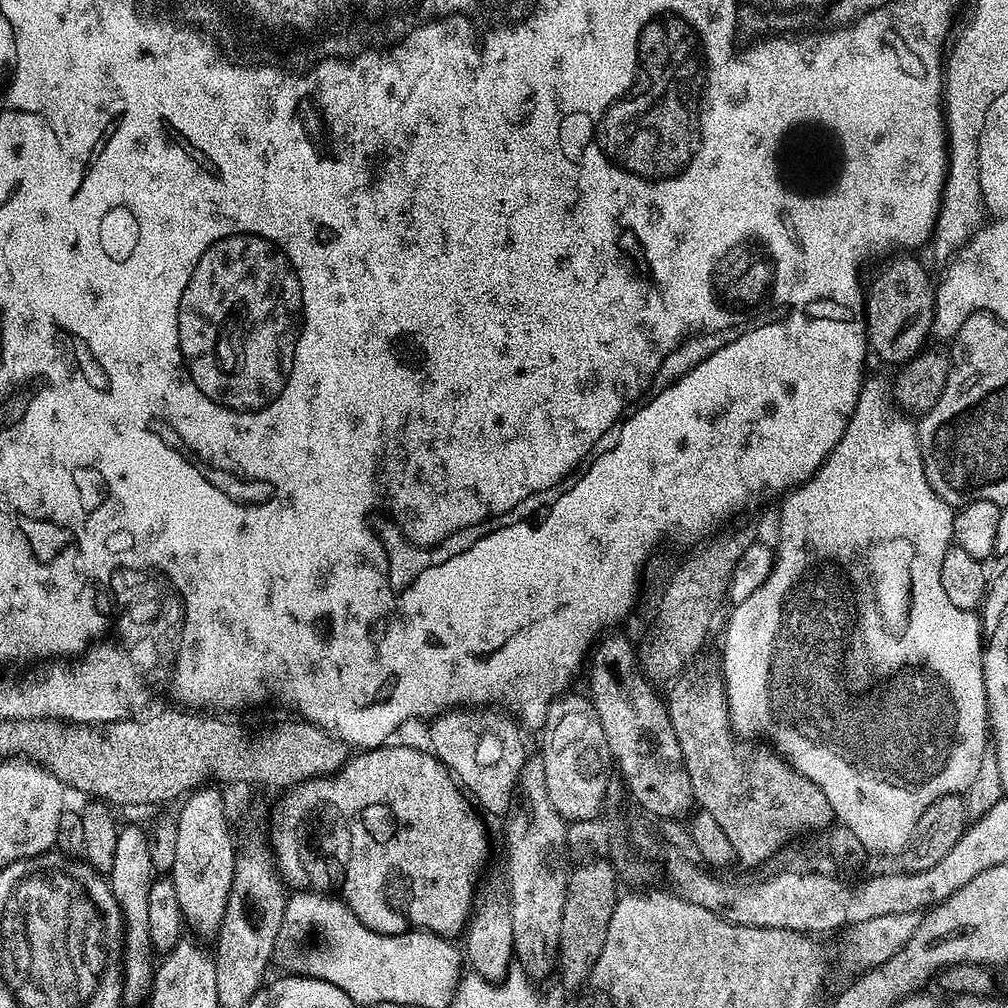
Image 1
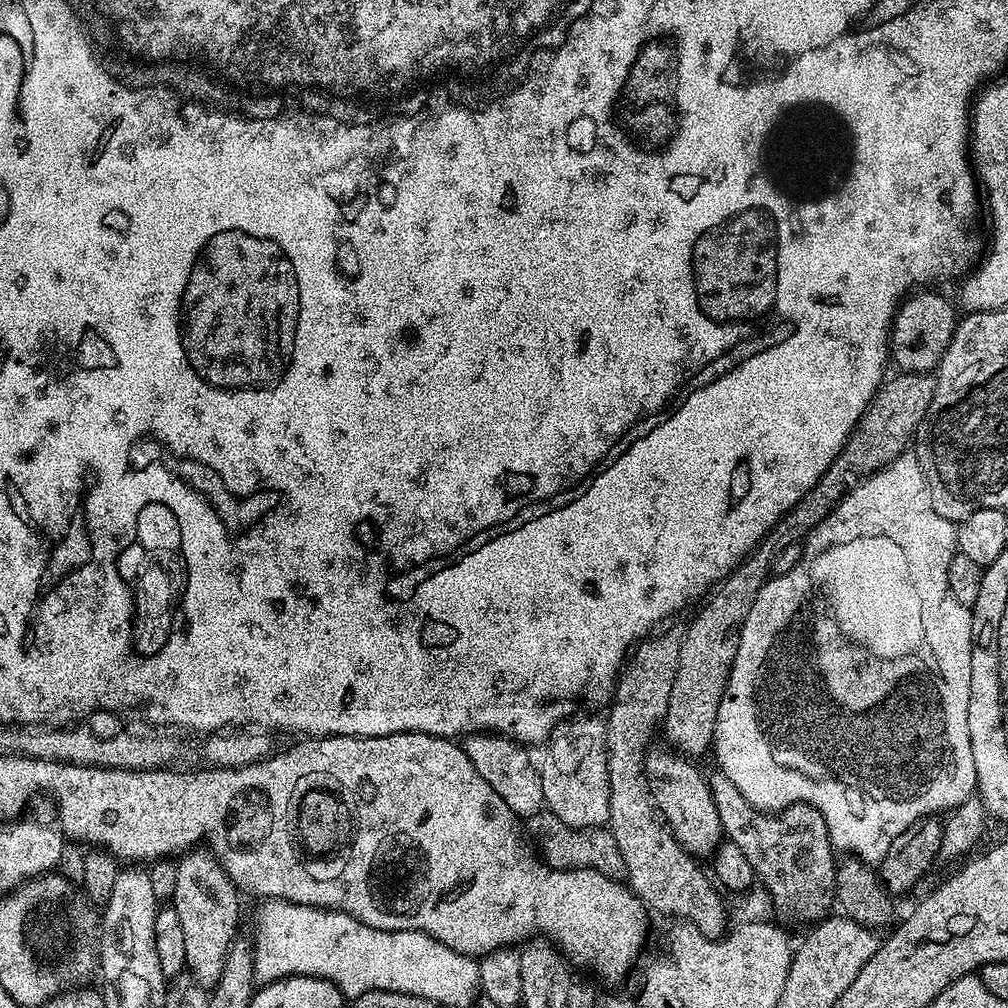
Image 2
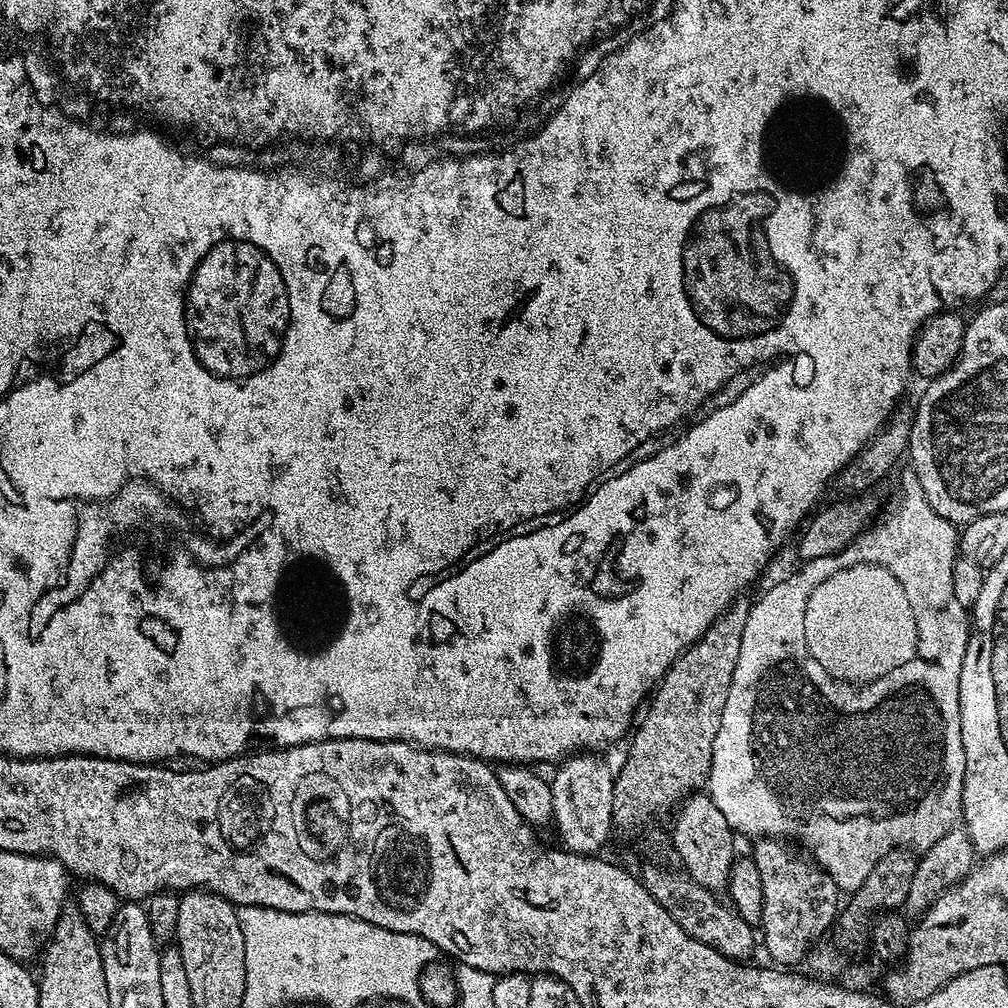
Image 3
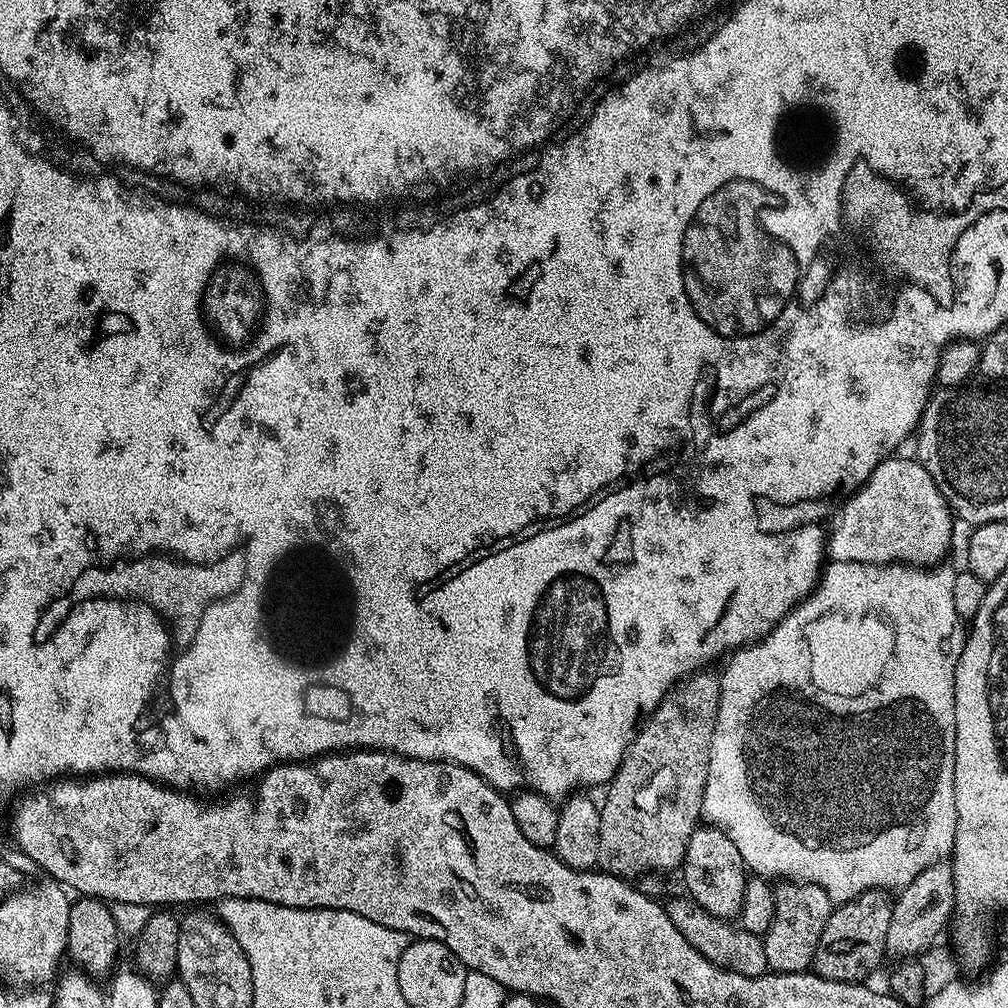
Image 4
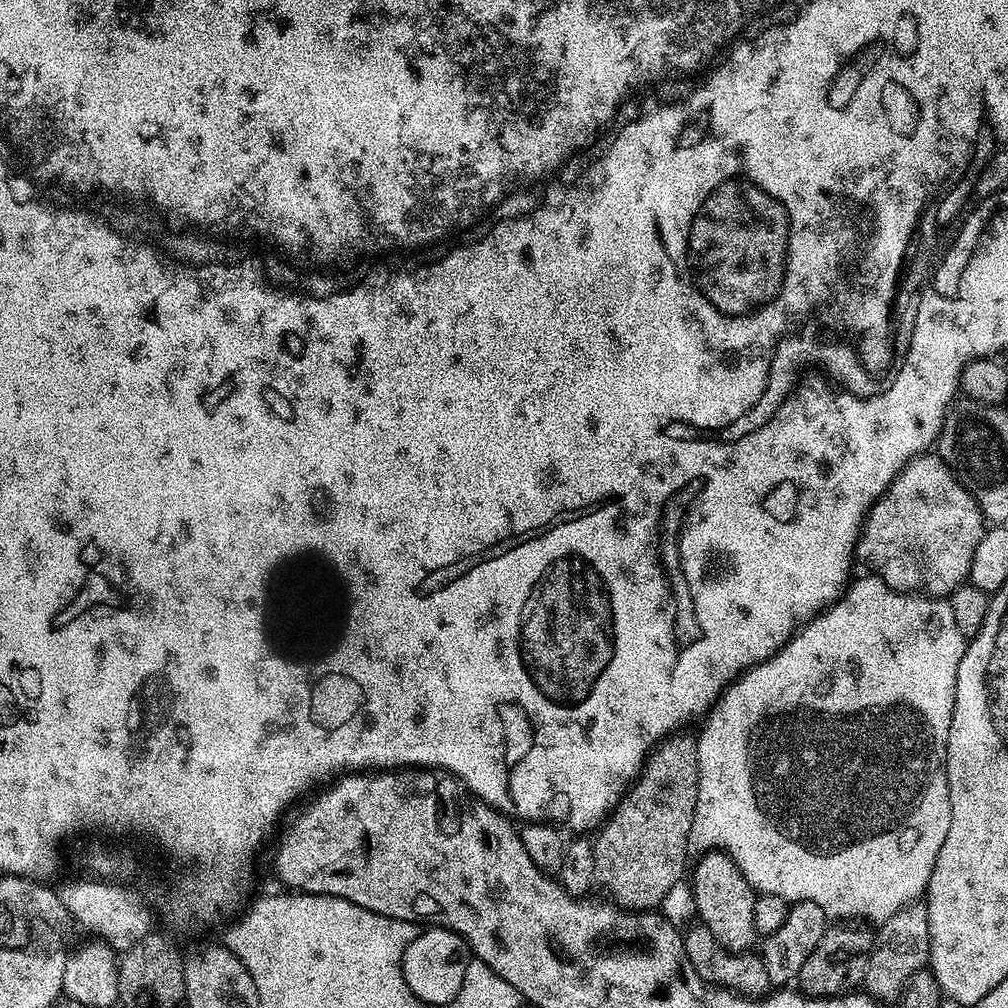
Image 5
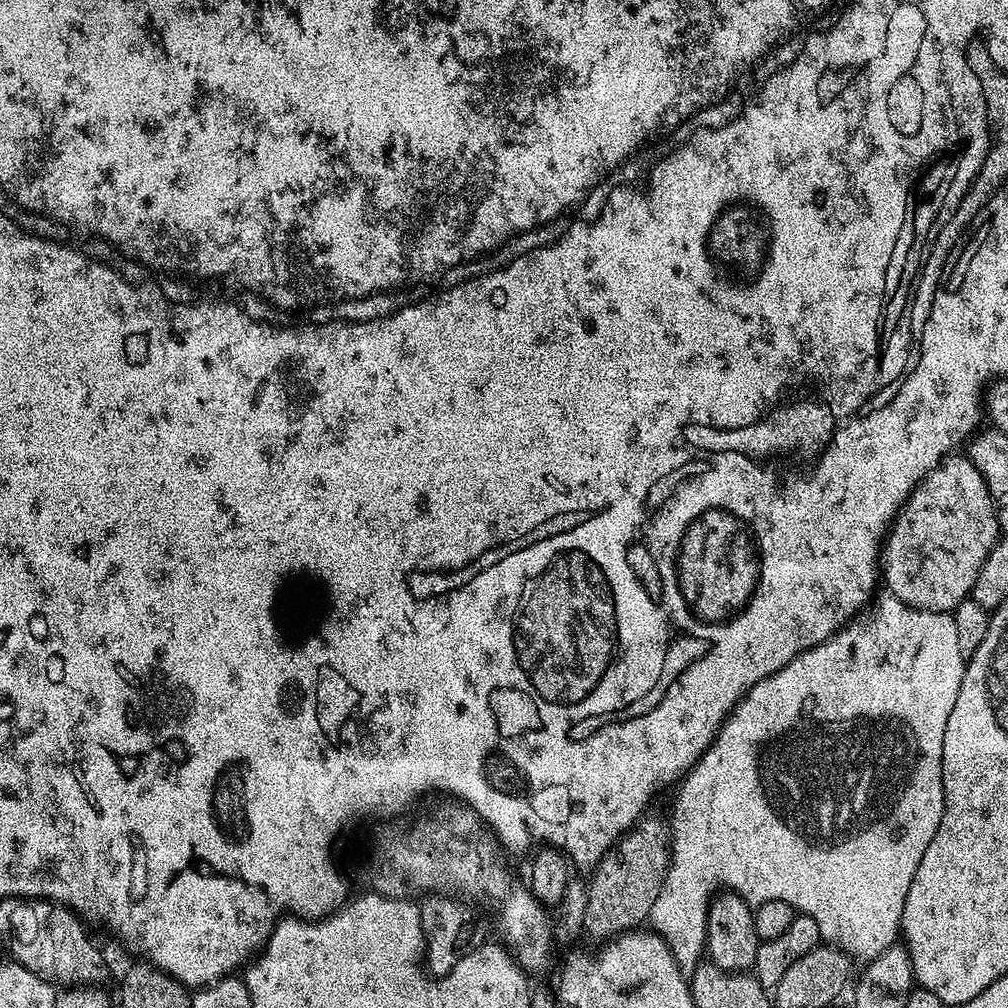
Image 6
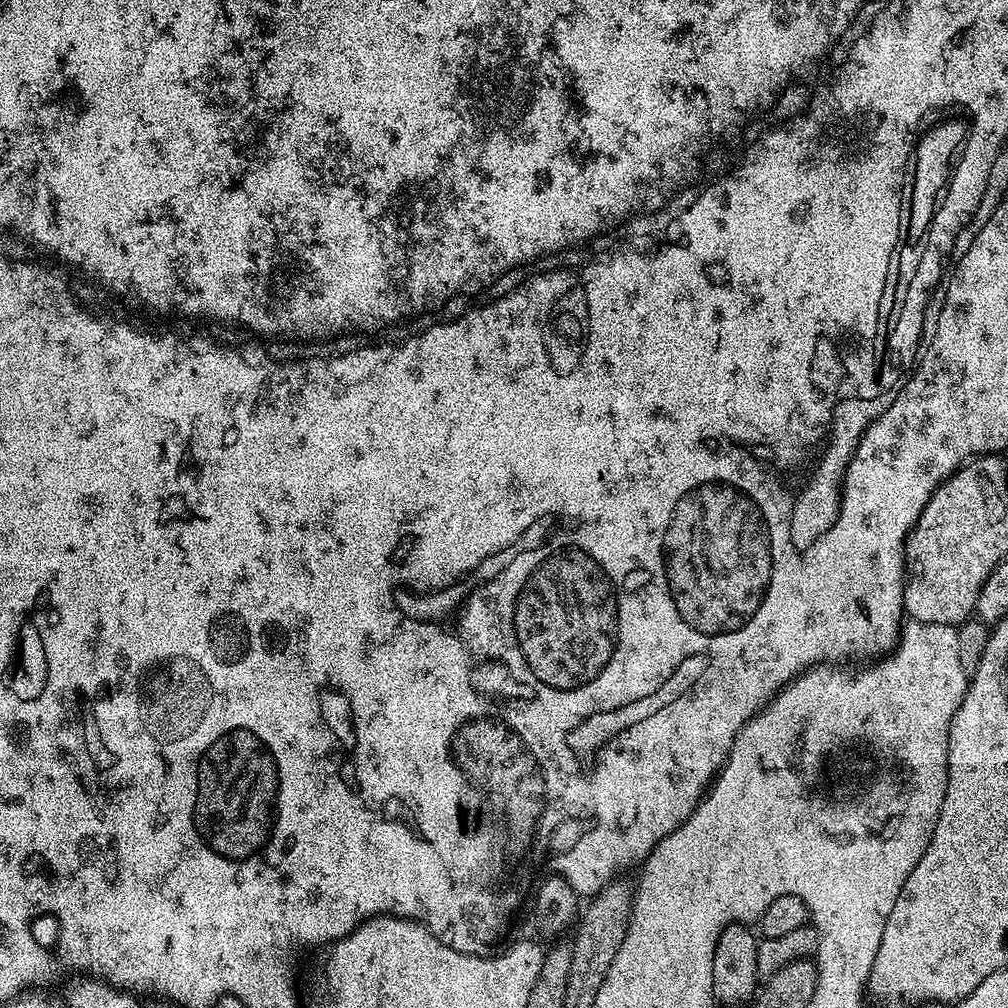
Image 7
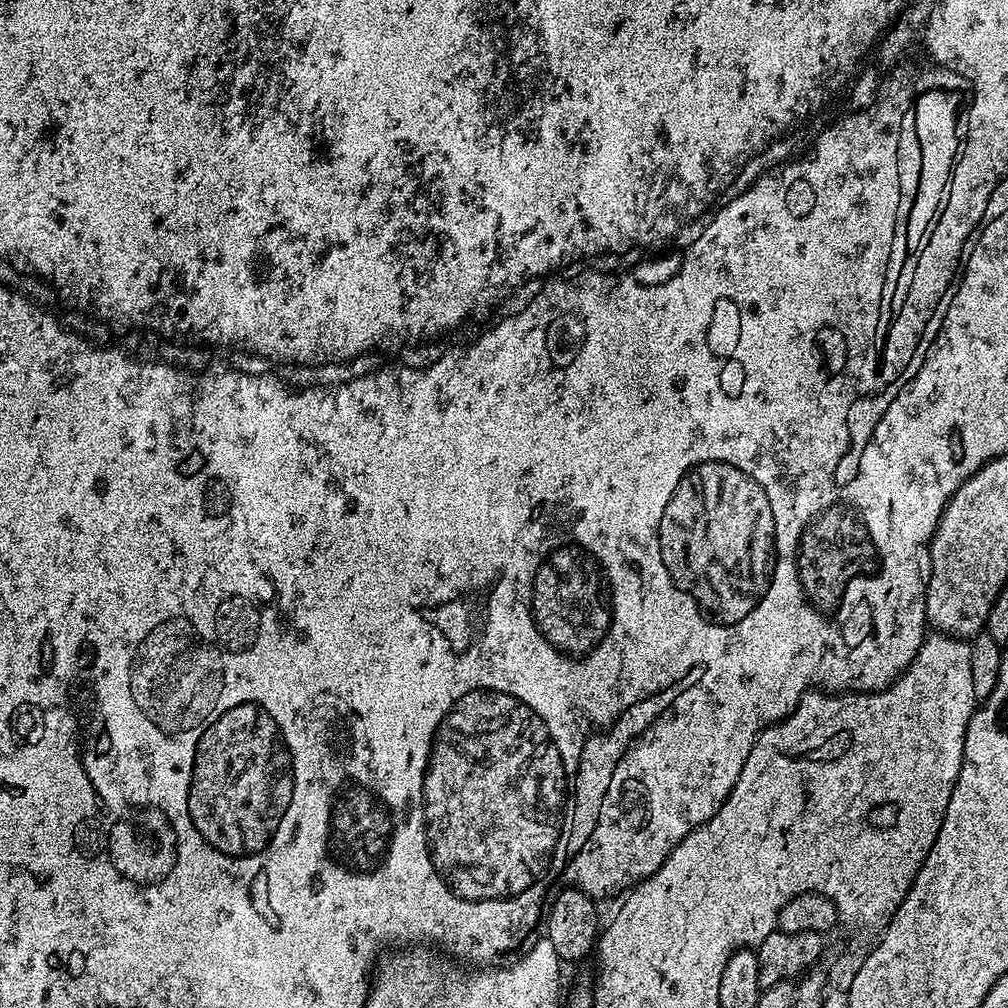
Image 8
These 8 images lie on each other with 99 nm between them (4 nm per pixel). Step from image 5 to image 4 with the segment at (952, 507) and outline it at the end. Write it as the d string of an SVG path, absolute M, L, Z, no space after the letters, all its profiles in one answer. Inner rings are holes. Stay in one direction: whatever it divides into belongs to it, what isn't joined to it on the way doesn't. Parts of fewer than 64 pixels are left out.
M886 458L870 474L865 484L851 493L844 504L832 532L826 536L826 552L838 564L910 564L927 568L941 563L952 544L954 513L938 490L934 478L920 465L919 460Z

